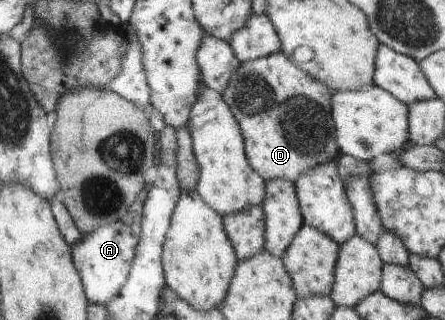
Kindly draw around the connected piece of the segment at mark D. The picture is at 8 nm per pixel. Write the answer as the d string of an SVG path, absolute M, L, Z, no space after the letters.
M280 50L274 55L241 63L230 75L228 87L221 96L240 126L250 167L264 180L286 179L295 184L302 173L324 165L340 154L332 117L331 94L323 83L303 72Z

